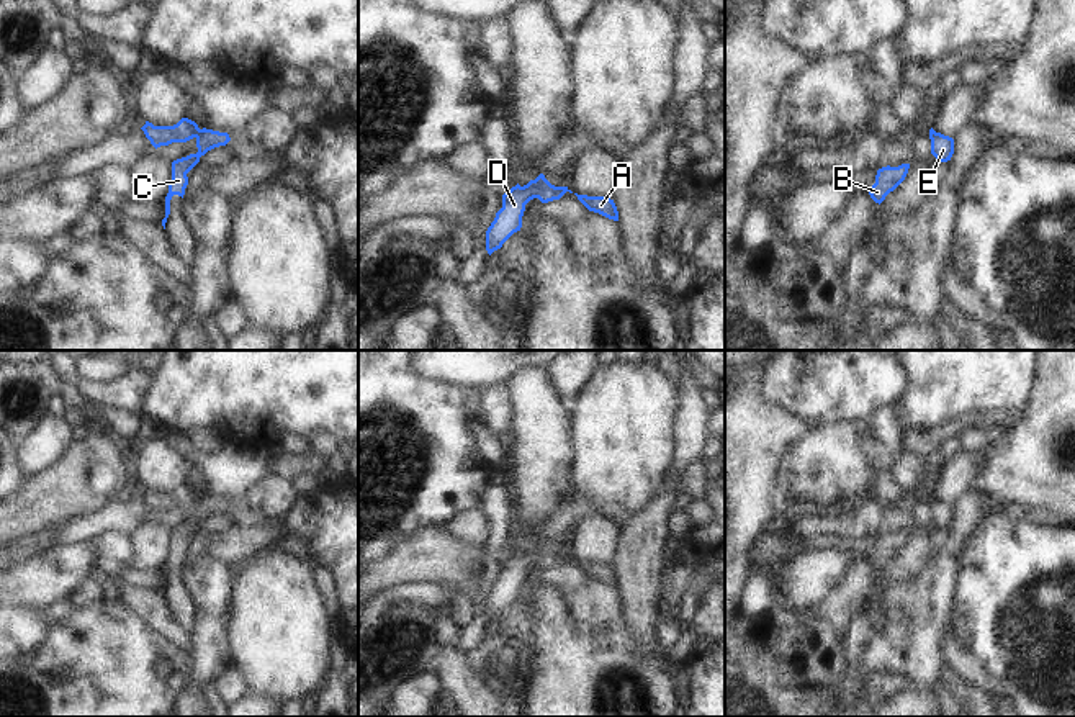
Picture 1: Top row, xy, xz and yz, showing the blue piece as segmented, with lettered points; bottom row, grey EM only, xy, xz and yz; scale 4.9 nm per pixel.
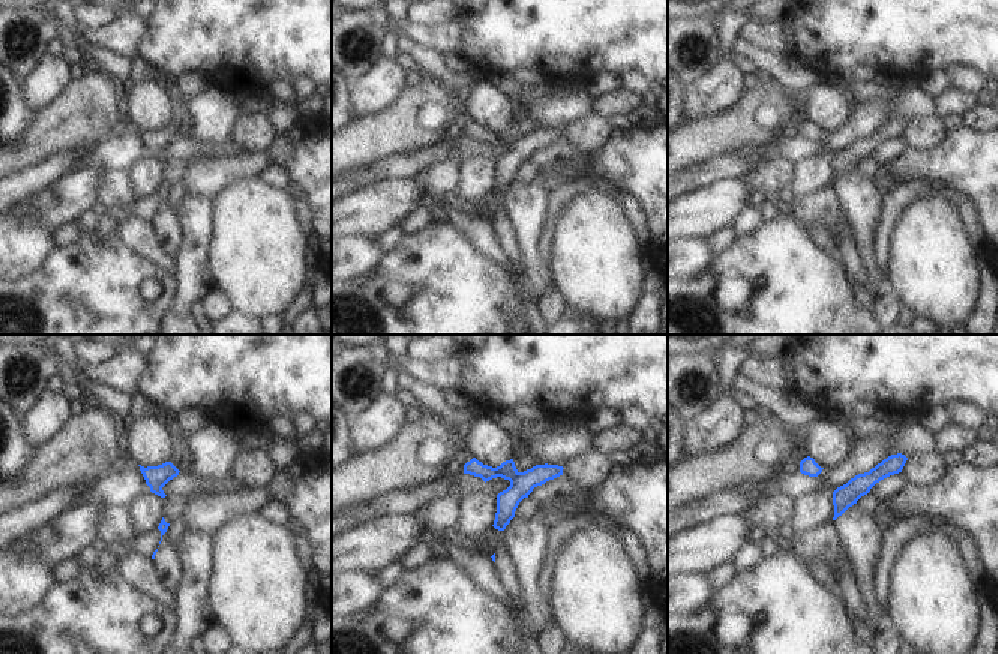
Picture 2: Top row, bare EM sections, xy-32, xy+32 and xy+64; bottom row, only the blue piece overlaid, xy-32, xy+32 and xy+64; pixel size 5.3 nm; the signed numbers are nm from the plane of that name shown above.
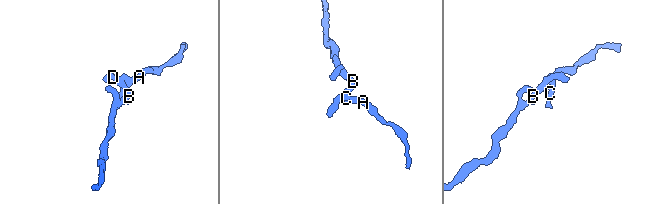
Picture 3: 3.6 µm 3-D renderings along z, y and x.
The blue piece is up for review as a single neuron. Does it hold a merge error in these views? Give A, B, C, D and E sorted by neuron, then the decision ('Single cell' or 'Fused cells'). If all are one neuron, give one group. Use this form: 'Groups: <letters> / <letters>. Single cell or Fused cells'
Groups: A C E / B D. Fused cells.

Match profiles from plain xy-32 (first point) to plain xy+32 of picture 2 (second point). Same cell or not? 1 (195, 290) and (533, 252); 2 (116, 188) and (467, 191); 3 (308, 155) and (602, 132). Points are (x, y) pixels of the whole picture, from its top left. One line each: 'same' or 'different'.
1: same
2: different
3: different

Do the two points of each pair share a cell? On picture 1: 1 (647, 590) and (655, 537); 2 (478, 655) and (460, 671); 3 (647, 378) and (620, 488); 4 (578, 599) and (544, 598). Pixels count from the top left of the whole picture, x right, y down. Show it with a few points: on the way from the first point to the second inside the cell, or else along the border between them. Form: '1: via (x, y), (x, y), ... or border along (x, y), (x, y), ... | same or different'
1: via (647, 577), (647, 550) | same
2: border along (467, 653), (478, 675) | different
3: via (635, 406), (625, 419), (624, 460) | same
4: border along (563, 591), (573, 617), (588, 632) | different

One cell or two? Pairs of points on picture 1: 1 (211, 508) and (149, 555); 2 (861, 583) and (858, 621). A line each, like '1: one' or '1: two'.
1: two
2: two

